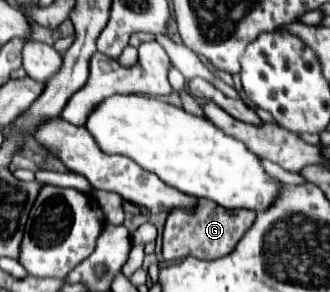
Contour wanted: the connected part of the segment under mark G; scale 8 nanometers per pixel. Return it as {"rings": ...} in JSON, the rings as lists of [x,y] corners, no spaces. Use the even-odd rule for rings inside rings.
{"rings":[[[200,200],[196,206],[196,212],[188,214],[186,210],[172,210],[168,214],[166,226],[164,226],[164,242],[162,242],[162,256],[166,262],[182,260],[188,256],[200,258],[200,260],[214,260],[230,254],[238,240],[244,236],[244,232],[254,224],[256,214],[250,210],[226,210],[220,208],[212,200]]]}

